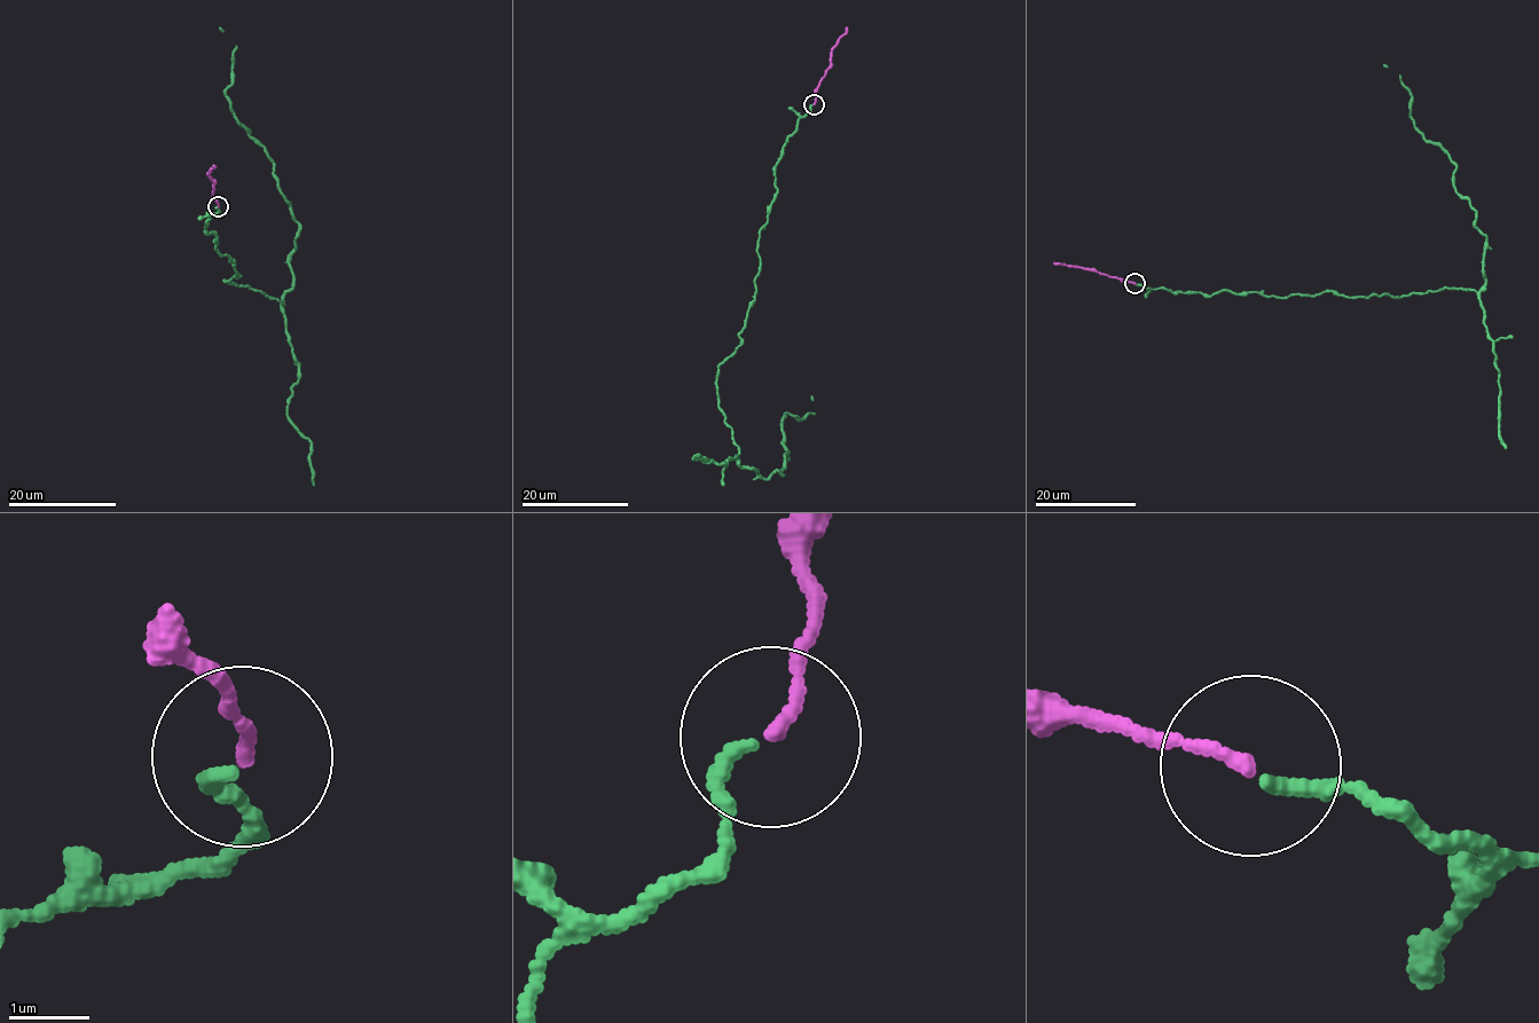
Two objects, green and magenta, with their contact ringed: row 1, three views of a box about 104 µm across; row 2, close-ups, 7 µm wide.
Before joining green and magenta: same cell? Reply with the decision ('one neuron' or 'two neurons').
one neuron

